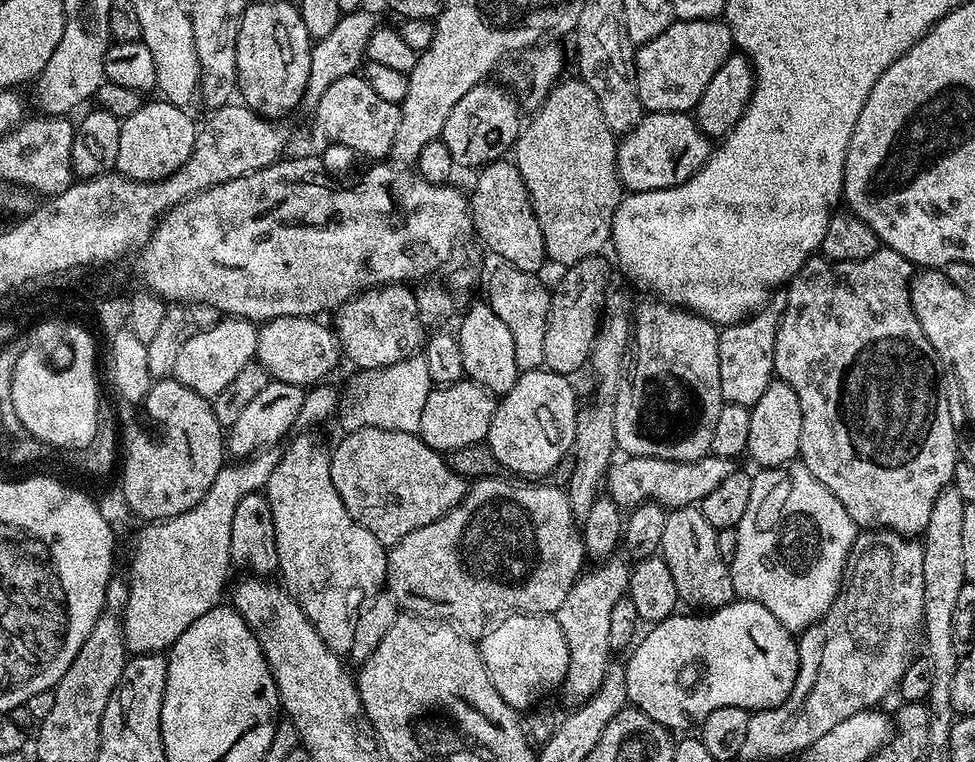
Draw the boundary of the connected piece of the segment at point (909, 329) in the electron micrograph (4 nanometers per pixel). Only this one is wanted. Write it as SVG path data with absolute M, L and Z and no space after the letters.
M883 246L874 254L870 254L870 258L855 260L854 262L838 262L835 264L832 260L823 258L810 259L804 263L802 270L798 270L796 277L794 277L793 280L789 280L786 285L788 301L784 304L784 317L781 315L778 320L776 345L774 346L775 375L779 377L779 379L785 380L790 386L790 390L794 390L794 394L798 394L798 406L802 406L802 442L800 443L799 459L808 467L810 474L814 474L814 478L818 478L818 482L822 482L822 486L826 486L826 490L830 490L830 494L834 494L834 498L838 498L838 502L842 502L842 506L846 506L846 514L850 514L852 521L861 529L897 532L898 535L905 538L916 538L923 533L926 522L930 522L930 510L934 510L934 498L938 498L938 494L942 494L942 490L951 485L952 475L956 469L956 461L958 459L958 448L956 452L956 424L952 421L952 408L948 405L948 396L940 389L940 368L936 365L936 363L938 363L937 354L930 346L926 334L922 334L922 326L918 322L918 318L912 309L911 287L913 279L914 266L911 262L906 258L902 258L902 254L898 254L898 250Z

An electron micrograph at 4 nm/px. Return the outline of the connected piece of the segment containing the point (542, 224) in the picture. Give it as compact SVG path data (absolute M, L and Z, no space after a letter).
M564 78L556 83L537 112L540 113L523 125L516 139L514 163L522 174L522 182L526 182L534 218L538 218L538 230L542 230L545 257L559 266L577 264L582 258L603 253L612 238L612 219L622 199L622 185L616 169L618 136L606 126L594 90L579 78Z

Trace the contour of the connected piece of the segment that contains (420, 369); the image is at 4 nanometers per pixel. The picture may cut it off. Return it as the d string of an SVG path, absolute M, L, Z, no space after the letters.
M413 354L407 360L400 360L385 368L369 368L355 374L357 376L353 378L348 392L346 388L346 403L342 408L345 433L356 432L359 428L419 433L422 406L426 406L426 398L434 387L423 355Z

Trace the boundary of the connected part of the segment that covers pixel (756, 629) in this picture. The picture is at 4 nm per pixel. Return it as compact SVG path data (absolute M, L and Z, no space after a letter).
M736 598L731 604L707 614L680 615L673 614L653 623L649 627L652 629L648 633L645 631L627 653L624 677L631 707L645 712L663 728L677 730L687 720L699 722L710 714L710 710L718 710L722 706L738 706L753 713L786 702L798 678L798 640L786 626L782 626L782 622L778 622L778 618L774 618L774 614L770 614L770 610L766 610L766 606Z

